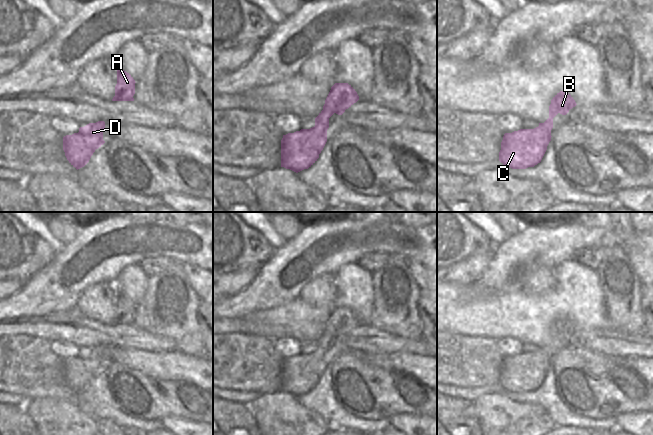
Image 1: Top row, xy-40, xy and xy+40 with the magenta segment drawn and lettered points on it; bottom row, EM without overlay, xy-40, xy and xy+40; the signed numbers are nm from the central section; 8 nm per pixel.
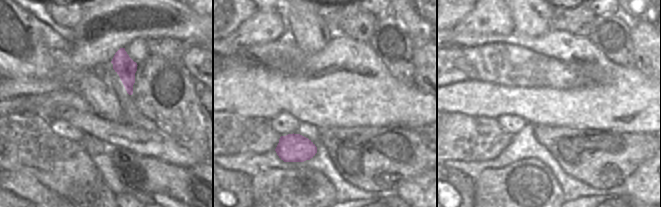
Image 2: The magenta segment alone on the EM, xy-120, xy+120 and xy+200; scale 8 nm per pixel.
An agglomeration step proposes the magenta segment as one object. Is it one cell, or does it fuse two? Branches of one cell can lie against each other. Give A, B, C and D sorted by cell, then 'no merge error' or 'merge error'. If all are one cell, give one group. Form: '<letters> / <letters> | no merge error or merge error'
A B C D | no merge error

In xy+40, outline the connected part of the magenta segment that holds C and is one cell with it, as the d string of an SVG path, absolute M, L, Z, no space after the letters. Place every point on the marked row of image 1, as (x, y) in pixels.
M560 91L551 100L549 118L534 129L520 129L505 133L501 142L499 161L512 169L526 169L541 162L549 142L553 118L558 114L566 115L577 104L566 91Z

